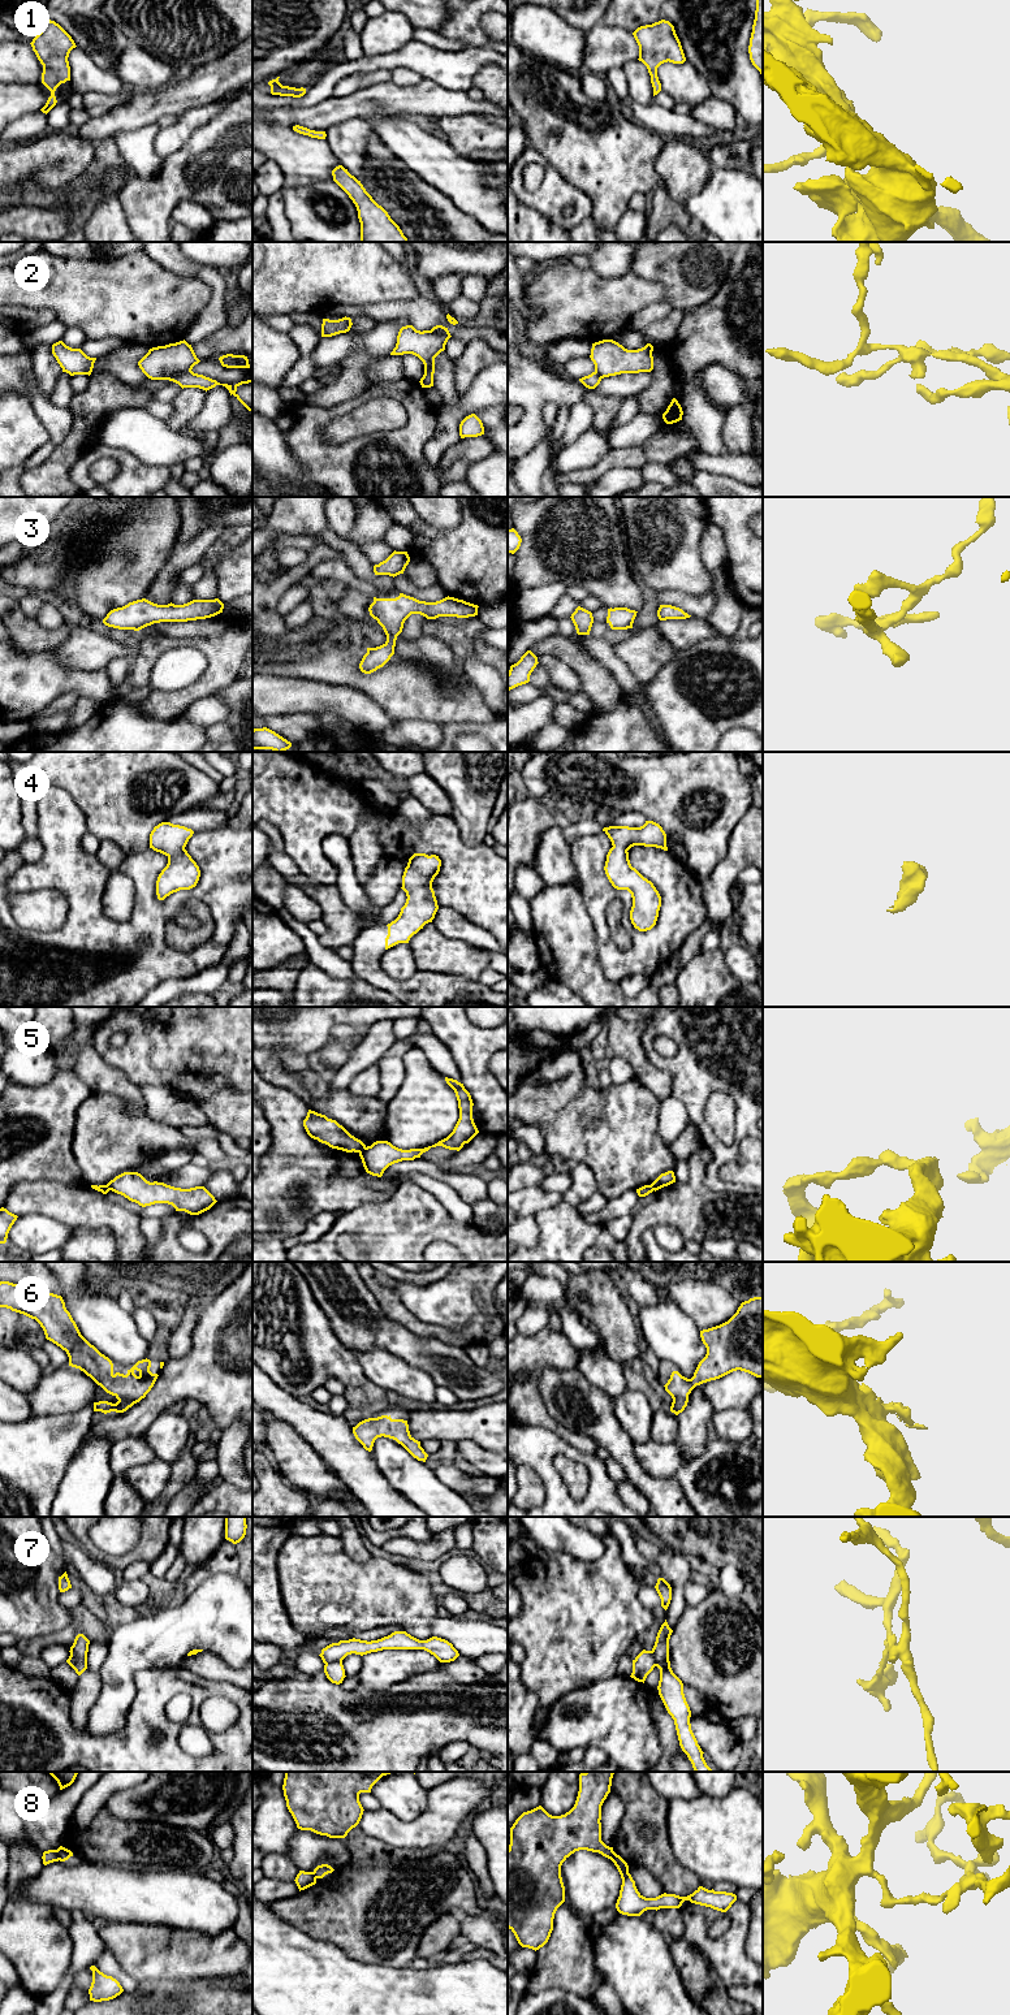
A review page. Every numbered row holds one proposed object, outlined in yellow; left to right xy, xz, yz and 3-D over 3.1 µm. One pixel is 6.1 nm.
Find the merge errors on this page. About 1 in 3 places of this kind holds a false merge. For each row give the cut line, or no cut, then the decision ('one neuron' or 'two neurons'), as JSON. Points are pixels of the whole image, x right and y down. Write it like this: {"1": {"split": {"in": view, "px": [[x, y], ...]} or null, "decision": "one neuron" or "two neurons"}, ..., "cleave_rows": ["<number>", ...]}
{"1": {"split": null, "decision": "one neuron"}, "2": {"split": null, "decision": "one neuron"}, "3": {"split": null, "decision": "one neuron"}, "4": {"split": null, "decision": "one neuron"}, "5": {"split": {"in": "xz", "px": [[366, 1147], [359, 1154]]}, "decision": "two neurons"}, "6": {"split": null, "decision": "one neuron"}, "7": {"split": {"in": "xz", "px": [[341, 1660], [326, 1664]]}, "decision": "two neurons"}, "8": {"split": {"in": "xy", "px": [[55, 1850], [60, 1859]]}, "decision": "two neurons"}, "cleave_rows": ["5", "7", "8"]}

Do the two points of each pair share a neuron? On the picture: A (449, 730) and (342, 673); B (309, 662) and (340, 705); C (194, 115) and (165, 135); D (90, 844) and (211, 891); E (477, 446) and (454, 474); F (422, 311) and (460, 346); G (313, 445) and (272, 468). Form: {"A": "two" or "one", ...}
{"A": "two", "B": "two", "C": "one", "D": "two", "E": "two", "F": "two", "G": "two"}

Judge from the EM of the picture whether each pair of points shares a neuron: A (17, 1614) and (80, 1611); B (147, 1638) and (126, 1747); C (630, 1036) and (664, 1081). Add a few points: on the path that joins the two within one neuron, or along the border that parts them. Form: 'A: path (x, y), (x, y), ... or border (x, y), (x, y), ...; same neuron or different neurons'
A: border (69, 1611), (70, 1622), (48, 1634); different neurons
B: border (171, 1667), (141, 1669), (136, 1676), (133, 1699); different neurons
C: path (630, 1047), (634, 1055), (652, 1073); same neuron

